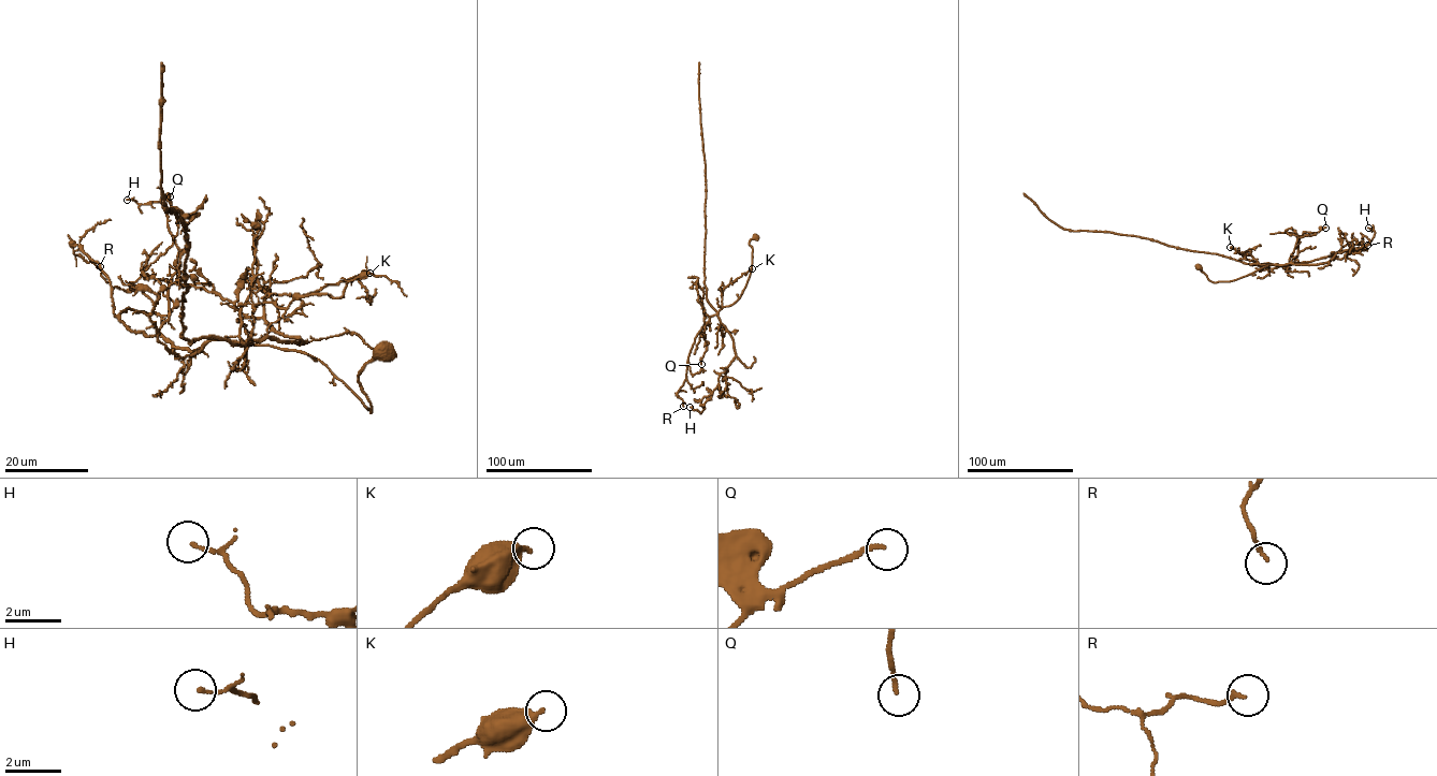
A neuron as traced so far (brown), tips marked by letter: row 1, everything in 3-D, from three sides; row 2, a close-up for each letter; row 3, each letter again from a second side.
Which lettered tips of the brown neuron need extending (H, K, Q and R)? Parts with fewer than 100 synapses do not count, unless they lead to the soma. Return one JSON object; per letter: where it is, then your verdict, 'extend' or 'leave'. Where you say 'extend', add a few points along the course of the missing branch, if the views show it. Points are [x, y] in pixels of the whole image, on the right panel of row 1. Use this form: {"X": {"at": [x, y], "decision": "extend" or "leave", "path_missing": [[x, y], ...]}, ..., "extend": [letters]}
{"H": {"at": [1368, 228], "decision": "leave"}, "K": {"at": [1230, 247], "decision": "leave"}, "Q": {"at": [1325, 228], "decision": "leave"}, "R": {"at": [1367, 245], "decision": "leave"}, "extend": []}

